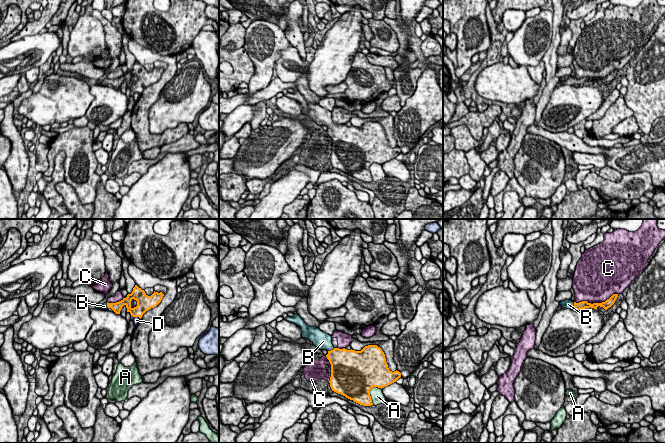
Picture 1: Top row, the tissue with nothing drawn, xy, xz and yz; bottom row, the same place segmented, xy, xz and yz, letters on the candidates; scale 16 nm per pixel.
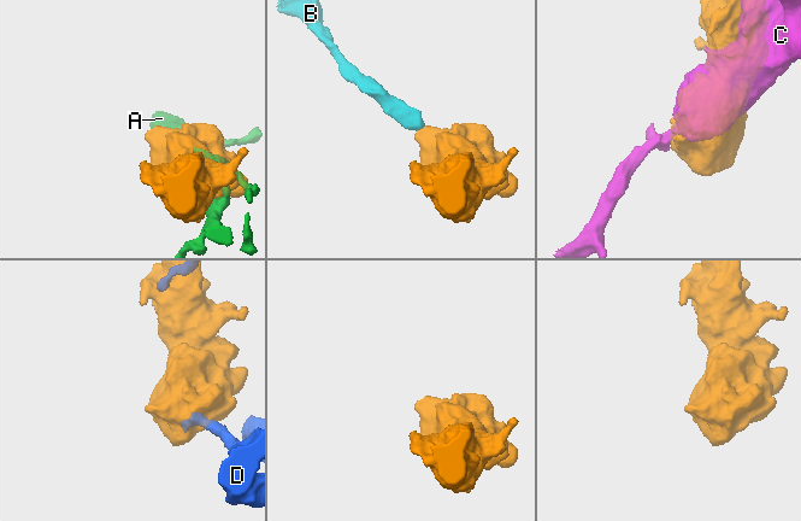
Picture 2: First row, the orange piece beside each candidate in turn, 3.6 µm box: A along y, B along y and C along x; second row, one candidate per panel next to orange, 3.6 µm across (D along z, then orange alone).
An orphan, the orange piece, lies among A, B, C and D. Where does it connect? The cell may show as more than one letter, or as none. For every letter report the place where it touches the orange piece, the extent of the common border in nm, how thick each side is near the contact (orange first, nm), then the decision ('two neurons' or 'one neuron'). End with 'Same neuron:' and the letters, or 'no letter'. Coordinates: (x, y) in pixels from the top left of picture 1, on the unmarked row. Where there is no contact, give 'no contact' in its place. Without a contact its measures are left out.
A: contact xz (369, 168); length 320 nm; calibres 480 and 220 nm; two neurons
B: contact yz (574, 81); length 120 nm; calibres 130 and 140 nm; one neuron
C: contact yz (606, 76); length 440 nm; calibres 140 and 480 nm; two neurons
D: contact xy (137, 92); length 120 nm; calibres 260 and 100 nm; two neurons
Same neuron: B

